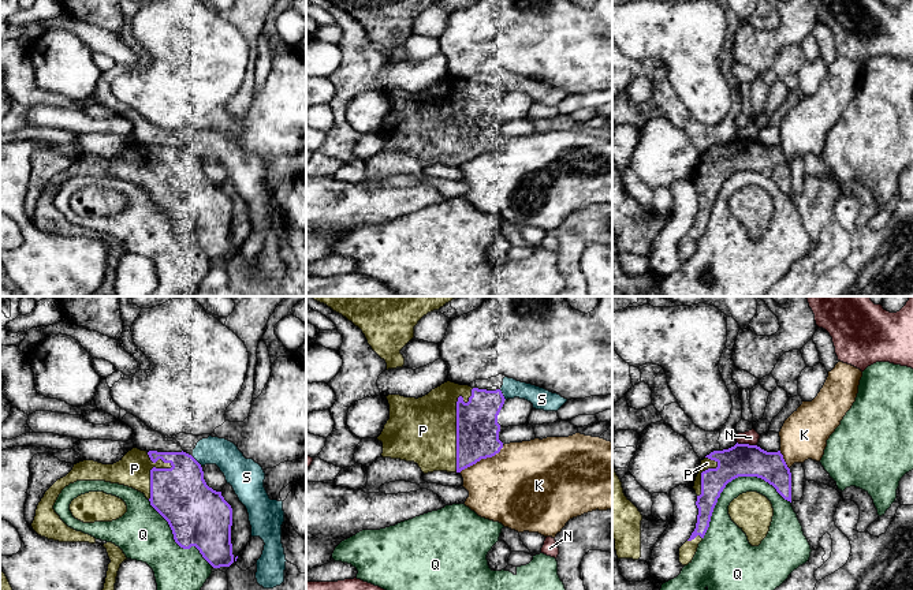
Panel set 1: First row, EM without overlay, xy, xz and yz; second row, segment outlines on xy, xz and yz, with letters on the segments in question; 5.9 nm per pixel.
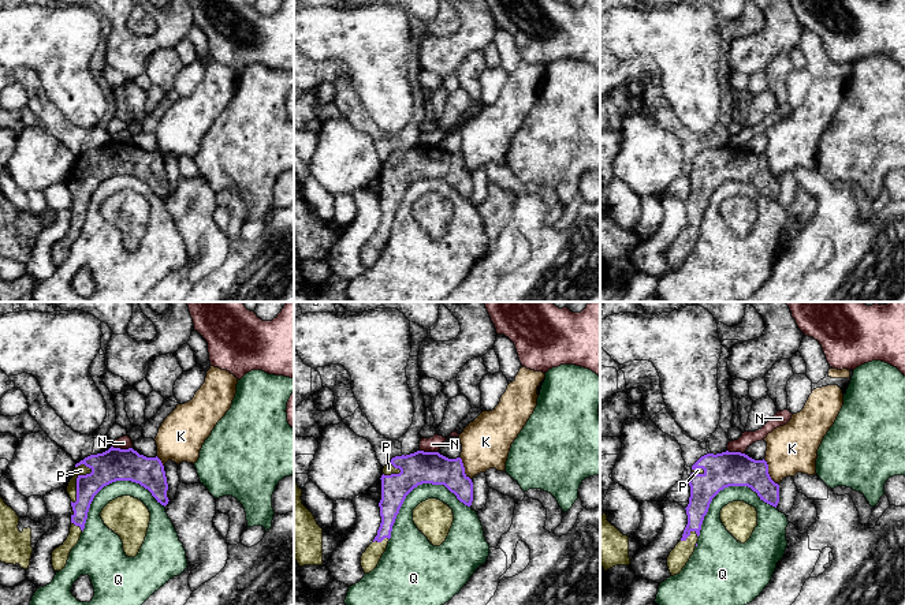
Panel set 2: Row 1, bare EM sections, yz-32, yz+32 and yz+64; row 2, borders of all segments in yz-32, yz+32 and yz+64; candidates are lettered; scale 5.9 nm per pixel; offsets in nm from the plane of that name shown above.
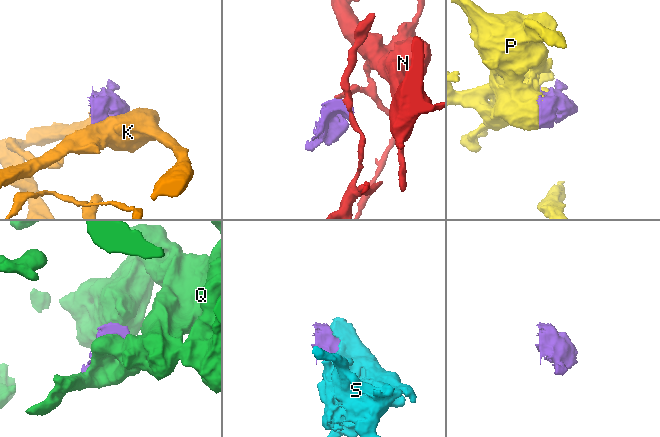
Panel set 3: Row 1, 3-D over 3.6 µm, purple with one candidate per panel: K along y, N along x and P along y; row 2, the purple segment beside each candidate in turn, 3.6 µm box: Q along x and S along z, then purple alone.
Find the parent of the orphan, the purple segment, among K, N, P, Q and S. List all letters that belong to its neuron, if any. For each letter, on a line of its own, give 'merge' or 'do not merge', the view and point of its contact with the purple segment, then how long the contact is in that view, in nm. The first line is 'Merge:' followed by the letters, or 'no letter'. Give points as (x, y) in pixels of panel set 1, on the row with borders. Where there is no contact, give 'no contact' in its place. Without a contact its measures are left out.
Merge: P
K: do not merge | xz (481, 458) | 300 nm
N: do not merge | yz (746, 444) | 120 nm
P: merge | xz (457, 424) | 500 nm
Q: do not merge | yz (731, 480) | 550 nm
S: do not merge | xz (502, 395) | 80 nm

